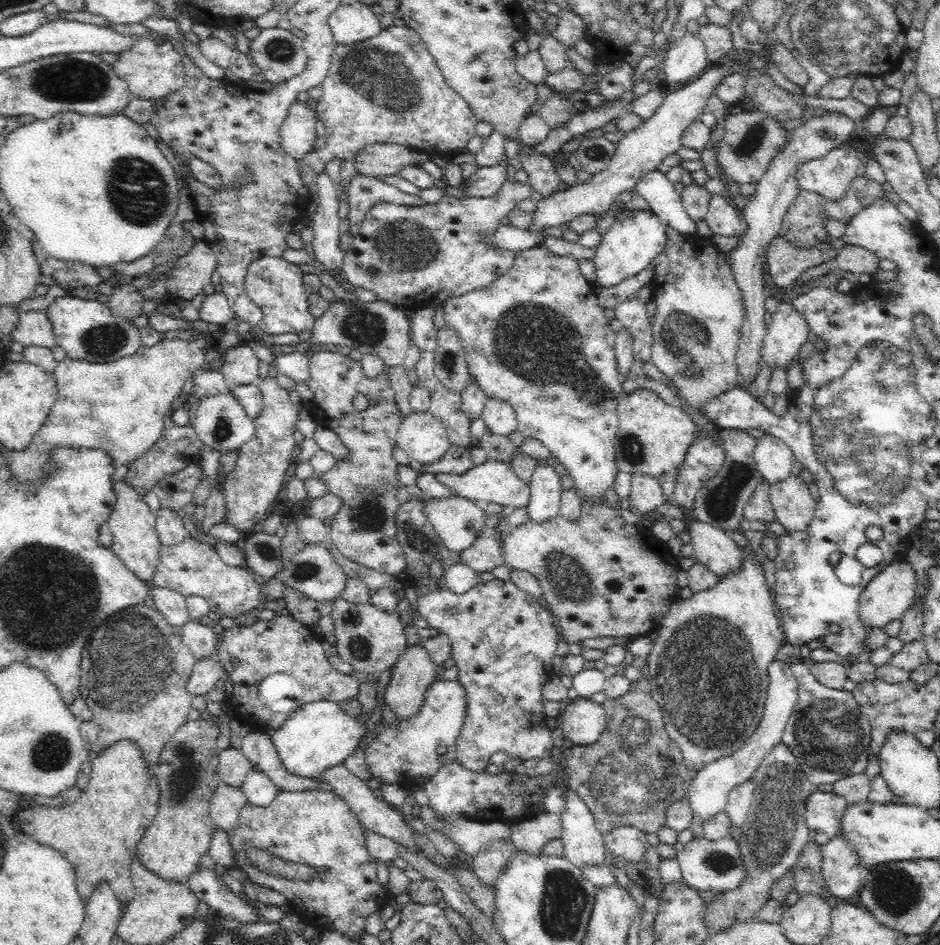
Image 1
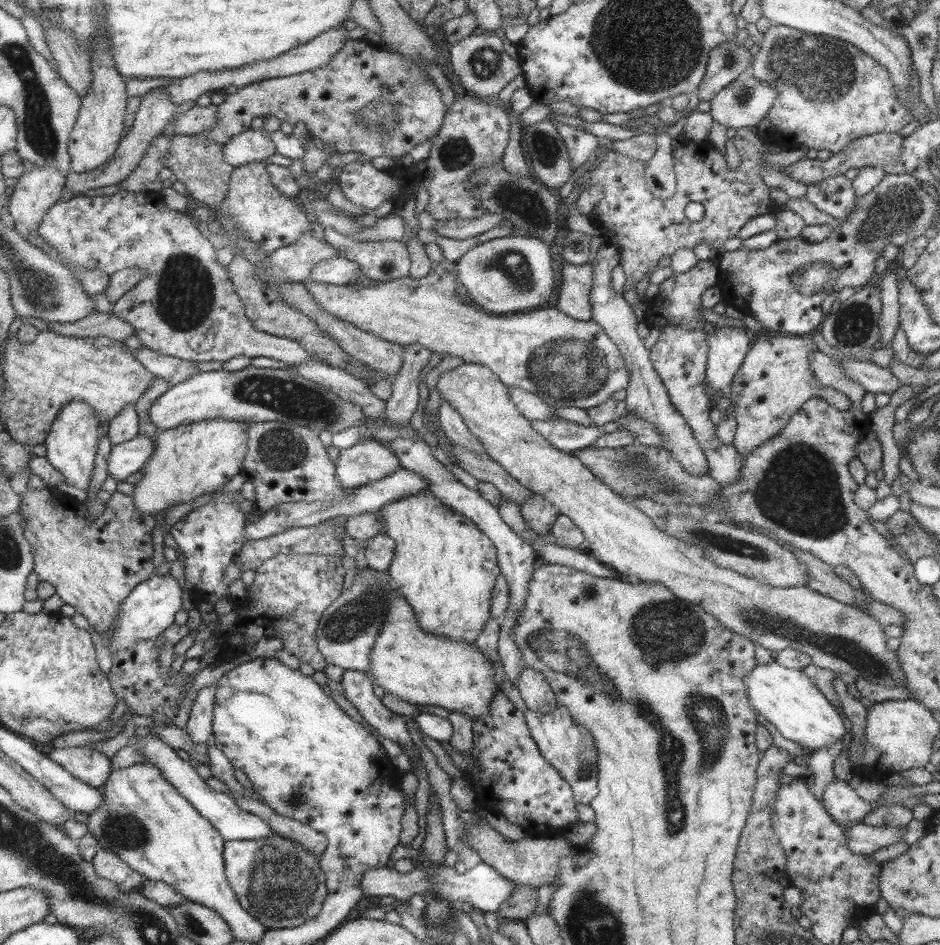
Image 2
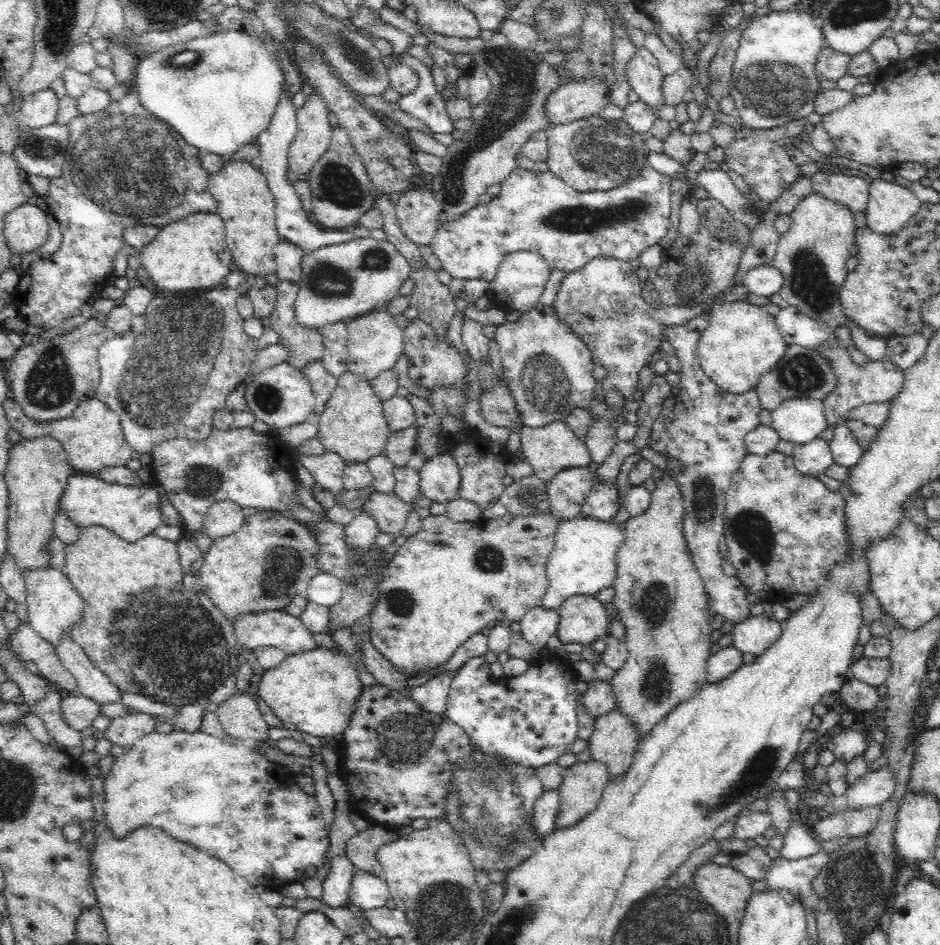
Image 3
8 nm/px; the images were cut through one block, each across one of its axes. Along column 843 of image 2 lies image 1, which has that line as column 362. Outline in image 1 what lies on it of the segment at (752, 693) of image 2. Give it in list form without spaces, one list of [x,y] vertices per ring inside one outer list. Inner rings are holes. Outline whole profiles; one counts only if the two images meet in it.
[[[320,700],[298,707],[277,729],[269,730],[268,734],[274,743],[280,764],[288,774],[318,779],[322,772],[344,763],[348,756],[354,752],[364,730],[365,727],[362,728],[358,723],[358,718],[348,717],[341,711],[338,703]]]

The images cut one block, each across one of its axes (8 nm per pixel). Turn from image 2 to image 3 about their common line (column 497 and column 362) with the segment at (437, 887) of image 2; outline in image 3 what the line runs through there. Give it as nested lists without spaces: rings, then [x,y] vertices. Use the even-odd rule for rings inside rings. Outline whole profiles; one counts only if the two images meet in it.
[[[362,870],[354,871],[349,897],[350,907],[362,910],[387,907],[391,901],[391,893],[385,879]]]

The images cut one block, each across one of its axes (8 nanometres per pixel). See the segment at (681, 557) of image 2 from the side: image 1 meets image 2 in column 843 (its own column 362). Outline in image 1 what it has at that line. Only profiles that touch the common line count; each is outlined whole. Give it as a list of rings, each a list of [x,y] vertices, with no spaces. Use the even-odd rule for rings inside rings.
[[[338,596],[334,600],[334,610],[330,614],[335,622],[336,648],[340,658],[352,665],[354,673],[373,674],[384,678],[407,649],[404,625],[398,614],[378,610],[366,603],[346,602]]]

